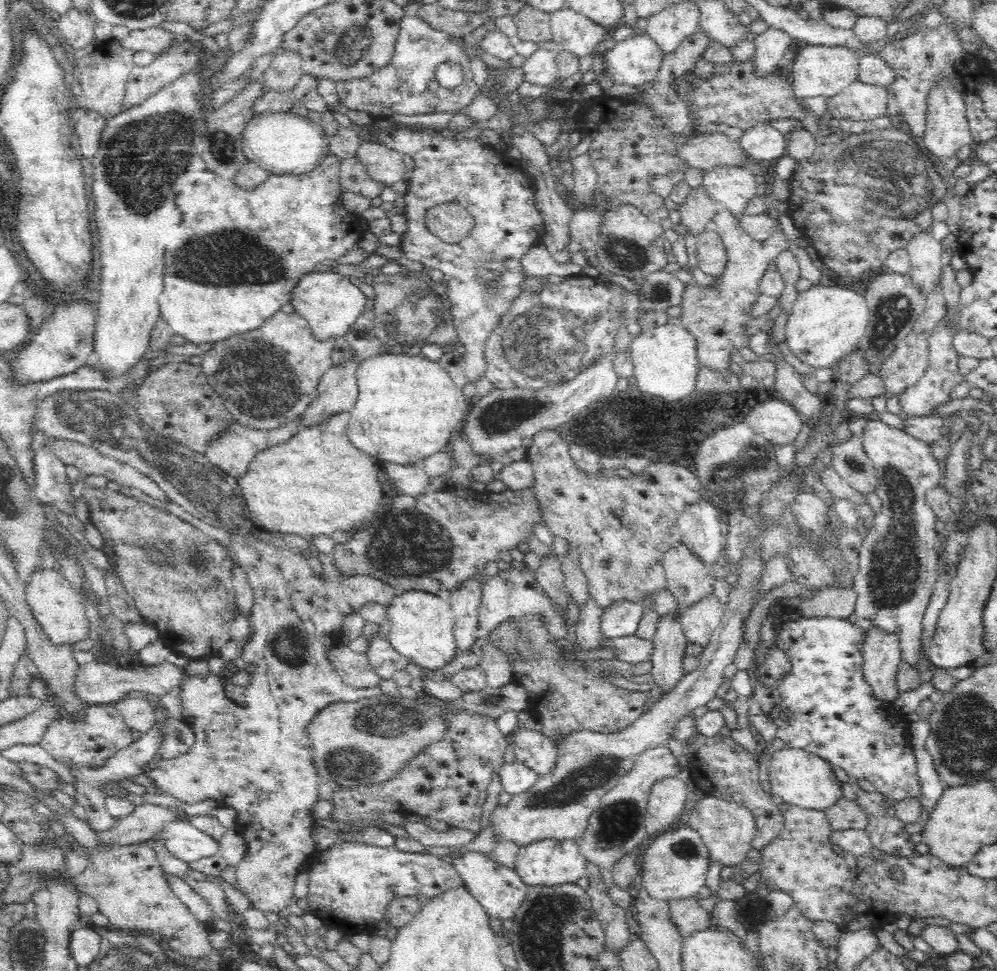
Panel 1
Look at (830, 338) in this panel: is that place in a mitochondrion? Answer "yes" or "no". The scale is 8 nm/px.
no

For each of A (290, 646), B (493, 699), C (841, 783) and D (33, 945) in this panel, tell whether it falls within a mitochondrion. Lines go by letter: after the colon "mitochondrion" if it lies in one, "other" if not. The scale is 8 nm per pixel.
A: mitochondrion
B: mitochondrion
C: other
D: other

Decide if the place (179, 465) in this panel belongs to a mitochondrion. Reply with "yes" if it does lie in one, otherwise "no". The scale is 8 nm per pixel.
yes

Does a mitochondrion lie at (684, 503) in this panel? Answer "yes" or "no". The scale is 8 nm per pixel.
no

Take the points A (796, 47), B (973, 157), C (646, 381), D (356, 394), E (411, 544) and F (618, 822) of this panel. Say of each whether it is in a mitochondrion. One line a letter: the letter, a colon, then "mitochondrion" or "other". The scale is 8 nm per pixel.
A: other
B: other
C: other
D: other
E: mitochondrion
F: mitochondrion

